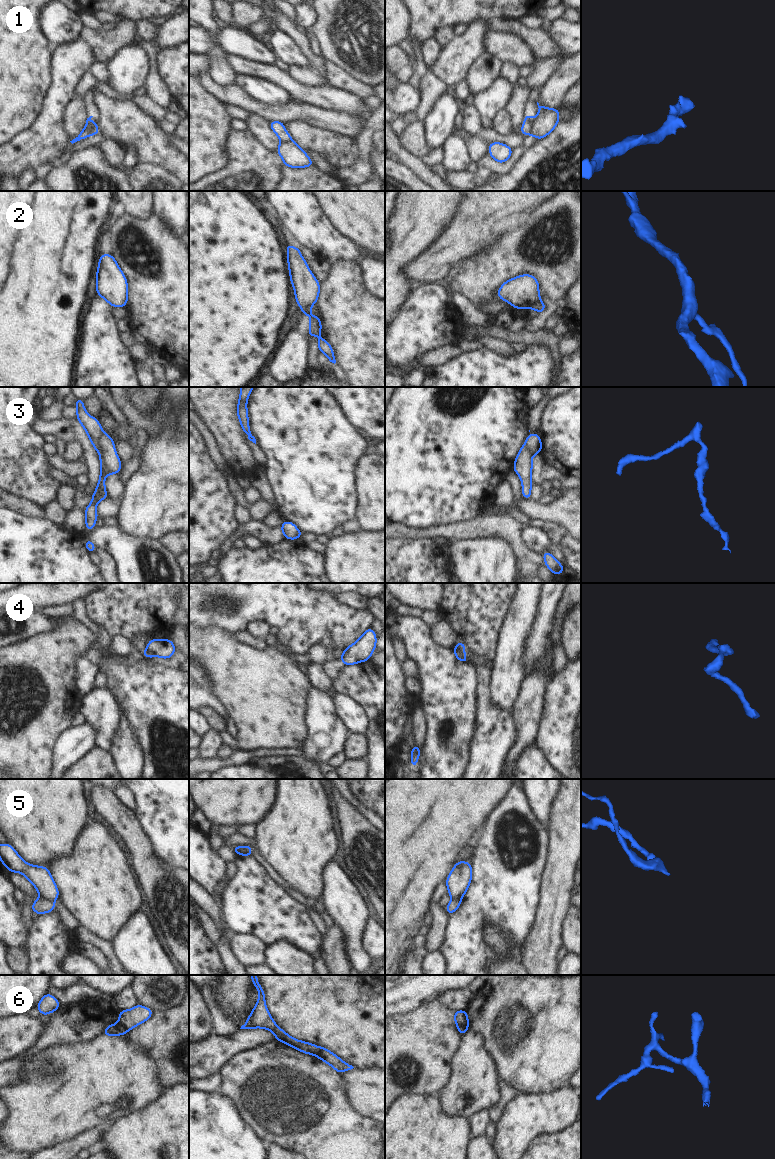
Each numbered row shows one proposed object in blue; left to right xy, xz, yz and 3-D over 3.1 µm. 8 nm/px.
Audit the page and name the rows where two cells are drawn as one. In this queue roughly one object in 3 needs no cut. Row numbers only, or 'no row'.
1, 2, 3, 4, 5, 6.

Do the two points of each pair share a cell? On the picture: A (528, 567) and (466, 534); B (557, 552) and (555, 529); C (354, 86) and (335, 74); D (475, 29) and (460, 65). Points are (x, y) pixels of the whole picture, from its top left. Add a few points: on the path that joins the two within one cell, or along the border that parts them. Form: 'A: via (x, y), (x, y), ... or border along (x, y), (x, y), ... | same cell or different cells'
A: via (520, 548), (503, 529), (485, 529) | same cell
B: via (555, 546), (555, 535) | same cell
C: via (349, 83), (340, 79) | same cell
D: via (474, 38), (460, 56) | same cell

